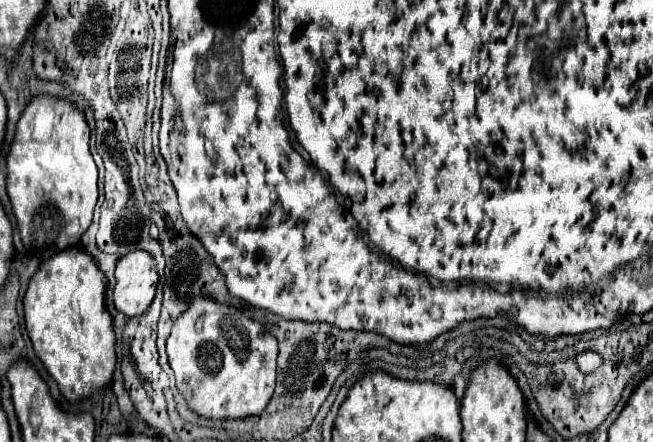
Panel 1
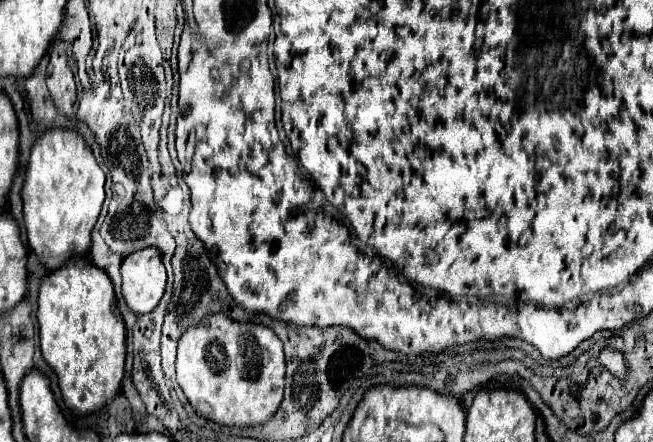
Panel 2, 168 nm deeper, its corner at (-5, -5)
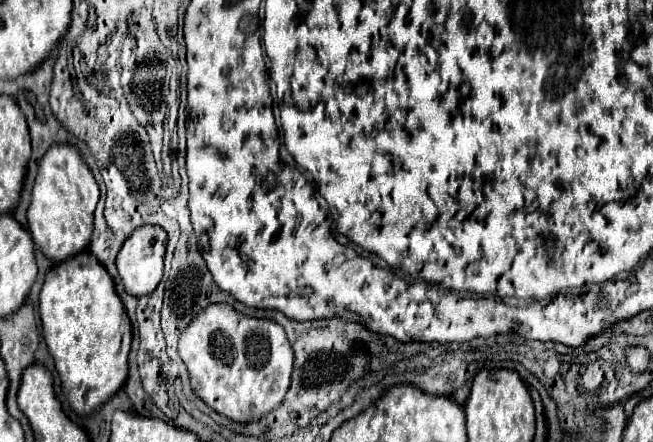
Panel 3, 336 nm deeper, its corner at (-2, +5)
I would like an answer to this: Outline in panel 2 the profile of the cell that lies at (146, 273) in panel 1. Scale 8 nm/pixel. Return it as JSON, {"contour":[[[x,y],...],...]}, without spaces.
{"contour":[[[144,248],[124,258],[122,294],[128,308],[140,316],[156,308],[166,288],[166,270],[158,248]]]}

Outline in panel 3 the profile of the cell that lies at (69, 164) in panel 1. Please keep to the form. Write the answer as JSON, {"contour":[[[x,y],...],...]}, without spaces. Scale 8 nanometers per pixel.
{"contour":[[[57,144],[39,162],[37,180],[27,210],[29,232],[35,246],[53,262],[63,262],[87,250],[93,234],[93,212],[99,200],[99,186],[75,146]]]}

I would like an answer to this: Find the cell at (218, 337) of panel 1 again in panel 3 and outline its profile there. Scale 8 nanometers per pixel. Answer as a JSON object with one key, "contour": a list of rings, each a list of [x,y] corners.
{"contour":[[[227,304],[207,306],[201,314],[197,314],[197,318],[193,318],[189,330],[181,334],[179,356],[187,364],[193,392],[215,412],[231,418],[233,422],[255,422],[269,410],[277,408],[289,390],[295,362],[295,354],[285,330],[277,322],[243,316]]]}

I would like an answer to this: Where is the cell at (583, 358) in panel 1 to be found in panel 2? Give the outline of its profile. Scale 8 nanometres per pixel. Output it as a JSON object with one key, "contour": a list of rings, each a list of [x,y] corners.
{"contour":[[[606,348],[598,354],[598,362],[608,370],[612,372],[614,376],[618,378],[624,378],[628,368],[626,368],[626,360],[624,360],[624,354],[618,352],[618,350],[612,350],[612,348]]]}

